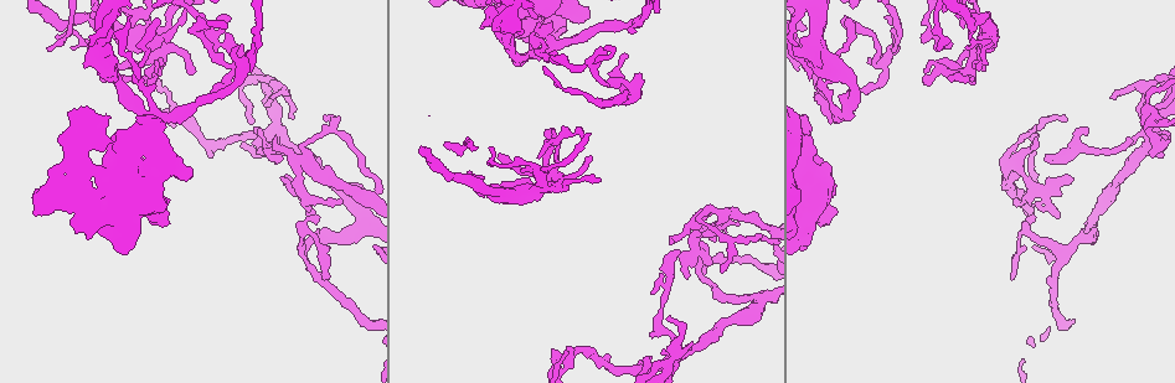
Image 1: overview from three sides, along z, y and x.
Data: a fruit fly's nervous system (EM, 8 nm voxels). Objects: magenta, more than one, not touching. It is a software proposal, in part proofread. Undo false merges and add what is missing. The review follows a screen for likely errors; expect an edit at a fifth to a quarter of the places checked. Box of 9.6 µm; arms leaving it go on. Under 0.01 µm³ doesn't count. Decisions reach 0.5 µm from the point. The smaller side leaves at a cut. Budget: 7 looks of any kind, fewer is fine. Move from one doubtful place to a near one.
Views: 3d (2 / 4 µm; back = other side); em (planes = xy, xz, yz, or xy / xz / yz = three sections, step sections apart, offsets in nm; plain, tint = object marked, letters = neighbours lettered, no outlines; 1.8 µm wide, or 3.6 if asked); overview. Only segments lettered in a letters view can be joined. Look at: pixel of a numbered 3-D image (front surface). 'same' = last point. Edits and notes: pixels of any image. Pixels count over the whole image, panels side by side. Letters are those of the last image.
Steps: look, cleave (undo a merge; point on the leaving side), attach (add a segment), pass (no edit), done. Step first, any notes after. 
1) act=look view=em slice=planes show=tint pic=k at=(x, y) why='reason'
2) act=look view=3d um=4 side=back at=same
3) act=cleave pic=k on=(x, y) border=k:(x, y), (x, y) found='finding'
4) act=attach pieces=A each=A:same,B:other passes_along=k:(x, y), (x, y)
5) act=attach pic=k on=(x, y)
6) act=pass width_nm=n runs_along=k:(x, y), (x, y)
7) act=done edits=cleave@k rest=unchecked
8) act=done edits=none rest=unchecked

act=look view=em slice=yz step=4 show=tint pic=1 at=(984, 37) why='four or more arms meet'

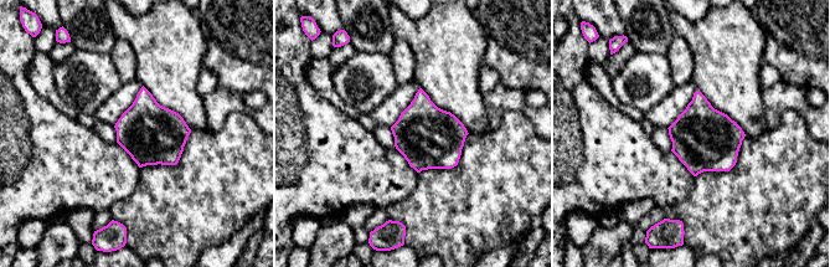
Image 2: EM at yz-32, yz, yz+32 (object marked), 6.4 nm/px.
act=look view=em slice=planes show=tint at=same

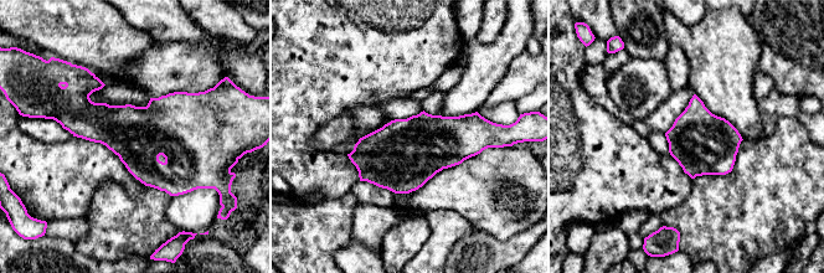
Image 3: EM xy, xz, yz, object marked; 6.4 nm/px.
act=look view=em slice=planes show=letters at=same why='see the neighbours'

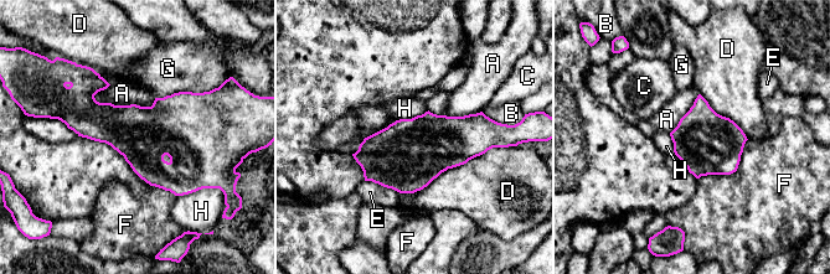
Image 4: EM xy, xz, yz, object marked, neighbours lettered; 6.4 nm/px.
act=pass longest_contact=D:650nm each=A:other,B:other,C:other,D:other,E:other,F:other,G:other,H:other found='continuous, no second neuron'

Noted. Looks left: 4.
act=look view=3d um=4 pic=1 at=(155, 18) why='tapers out'

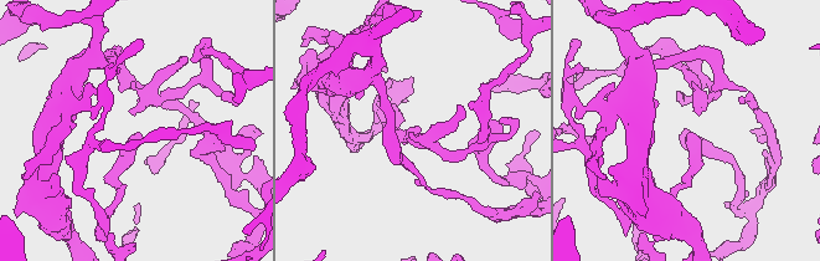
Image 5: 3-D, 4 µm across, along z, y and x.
act=look view=em um=3.6 slice=planes show=plain pic=5 at=(417, 130)

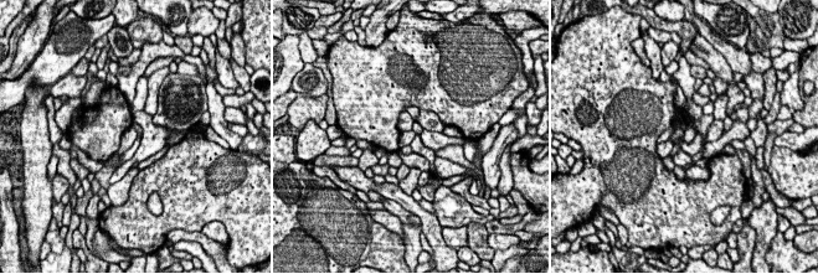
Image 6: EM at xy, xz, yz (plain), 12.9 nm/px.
act=look view=em um=3.6 slice=planes show=letters at=same

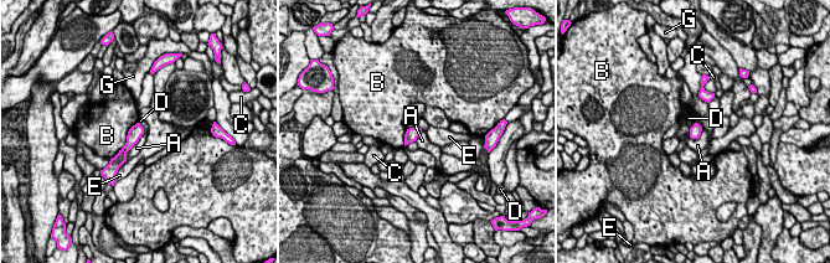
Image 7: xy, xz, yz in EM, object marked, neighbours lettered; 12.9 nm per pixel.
act=pass each=A:other,B:other,C:other,D:other,E:other,G:other runs_along=7:(138, 128), (130, 143), (117, 159) found='none of them fits'

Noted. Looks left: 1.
act=done edits=none rest=unchecked

